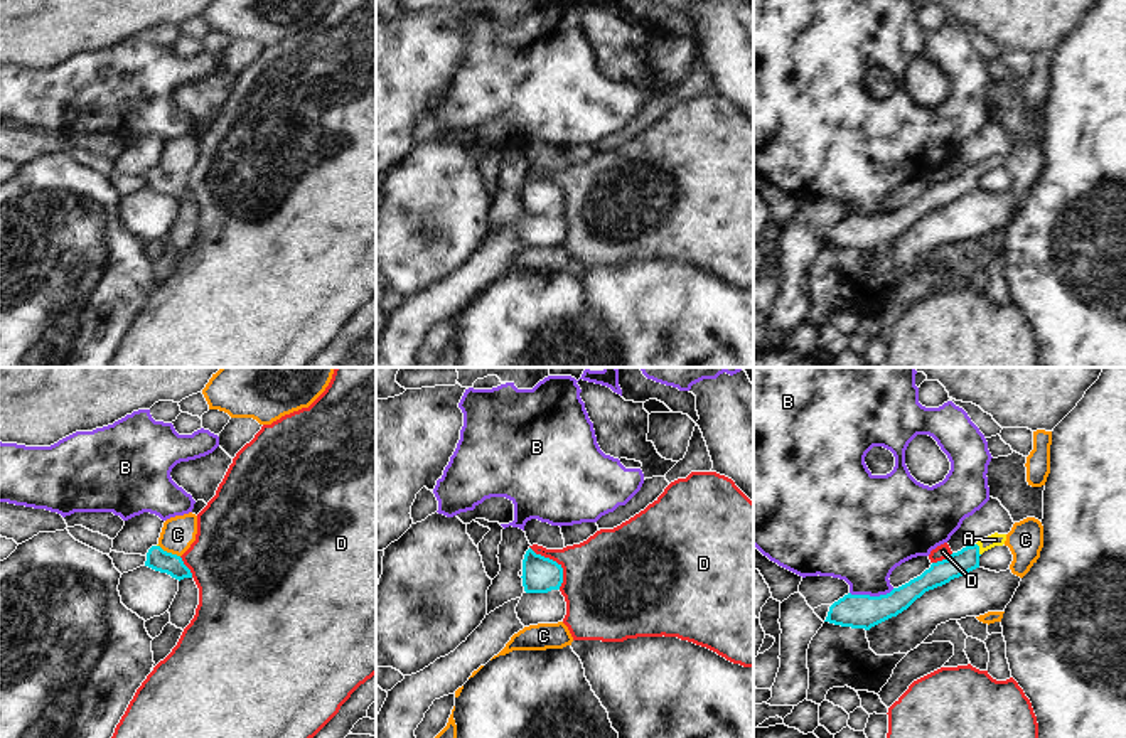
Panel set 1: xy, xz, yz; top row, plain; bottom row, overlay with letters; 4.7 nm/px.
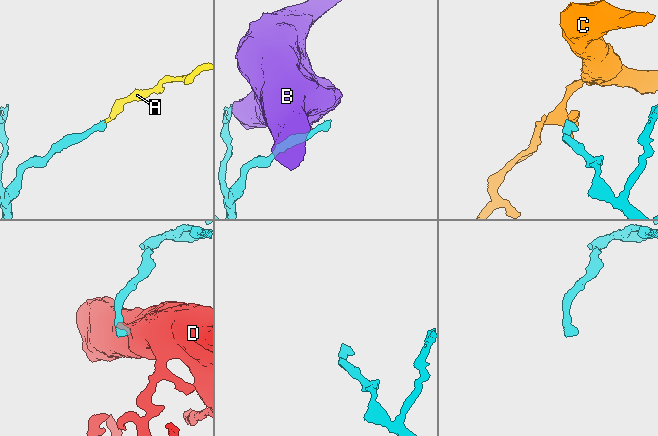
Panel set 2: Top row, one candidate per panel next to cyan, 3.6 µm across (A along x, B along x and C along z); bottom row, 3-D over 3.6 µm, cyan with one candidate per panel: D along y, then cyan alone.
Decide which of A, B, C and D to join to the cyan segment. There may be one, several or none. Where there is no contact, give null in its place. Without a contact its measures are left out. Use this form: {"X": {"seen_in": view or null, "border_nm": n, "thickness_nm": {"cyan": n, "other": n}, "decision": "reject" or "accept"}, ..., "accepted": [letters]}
{"A": {"seen_in": "yz", "border_nm": 70, "thickness_nm": {"cyan": 120, "other": 60}, "decision": "accept"}, "B": {"seen_in": "yz", "border_nm": 220, "thickness_nm": {"cyan": 160, "other": 360}, "decision": "reject"}, "C": {"seen_in": "xy", "border_nm": 120, "thickness_nm": {"cyan": 110, "other": 160}, "decision": "reject"}, "D": {"seen_in": "xz", "border_nm": 260, "thickness_nm": {"cyan": 180, "other": 420}, "decision": "reject"}, "accepted": ["A"]}

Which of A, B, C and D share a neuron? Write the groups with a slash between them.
A / B / C / D

